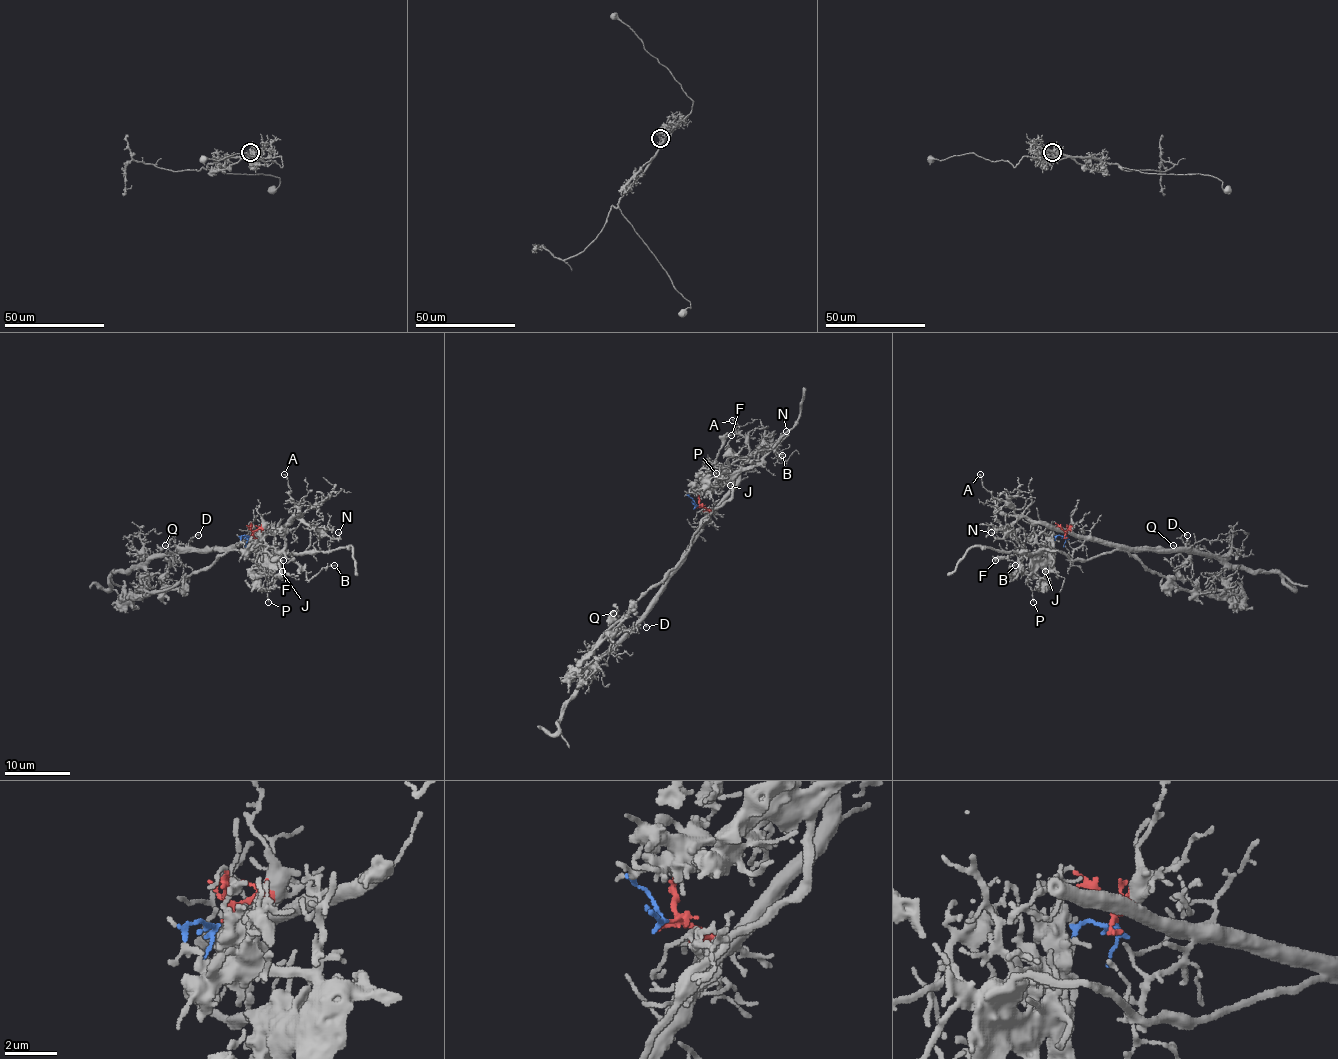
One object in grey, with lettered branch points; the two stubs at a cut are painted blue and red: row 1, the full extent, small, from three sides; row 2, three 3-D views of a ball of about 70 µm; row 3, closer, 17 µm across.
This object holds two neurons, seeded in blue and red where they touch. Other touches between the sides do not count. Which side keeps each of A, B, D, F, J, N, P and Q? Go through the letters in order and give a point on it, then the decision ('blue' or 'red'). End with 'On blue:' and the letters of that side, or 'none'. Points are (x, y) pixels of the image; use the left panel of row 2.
A: place (284, 474); red
B: place (334, 565); blue
D: place (198, 535); red
F: place (283, 560); blue
J: place (282, 571); blue
N: place (338, 532); red
P: place (268, 602); blue
Q: place (165, 545); red
On blue: B, F, J, P

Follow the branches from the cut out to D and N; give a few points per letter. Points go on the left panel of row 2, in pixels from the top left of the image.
D: (249, 534), (259, 530), (259, 534), (236, 546), (193, 549), (188, 541), (198, 534)
N: (249, 534), (277, 531), (295, 516), (331, 538), (338, 538), (338, 533)

